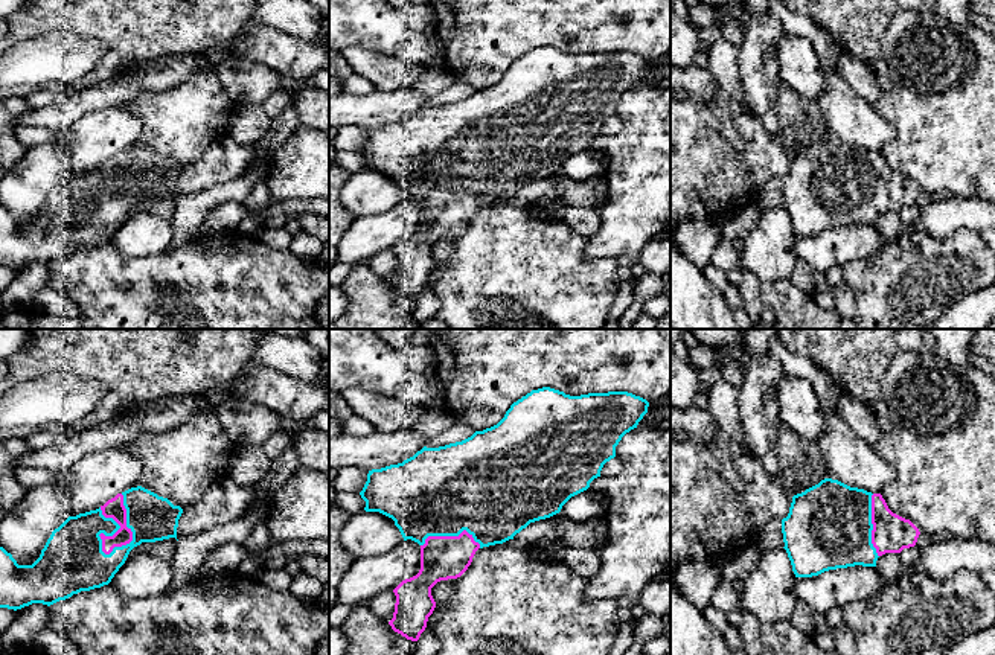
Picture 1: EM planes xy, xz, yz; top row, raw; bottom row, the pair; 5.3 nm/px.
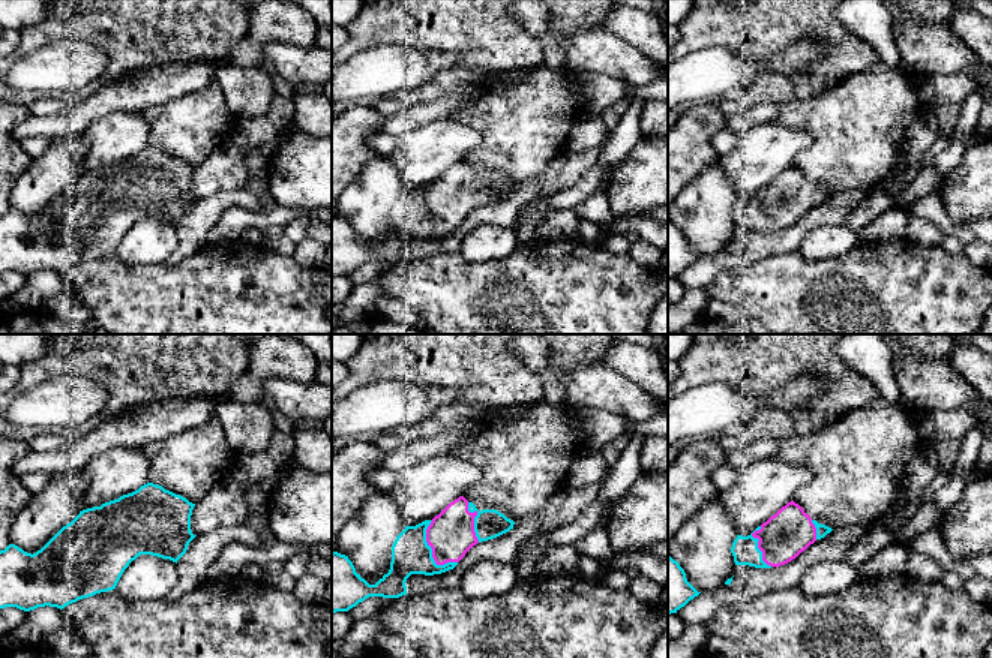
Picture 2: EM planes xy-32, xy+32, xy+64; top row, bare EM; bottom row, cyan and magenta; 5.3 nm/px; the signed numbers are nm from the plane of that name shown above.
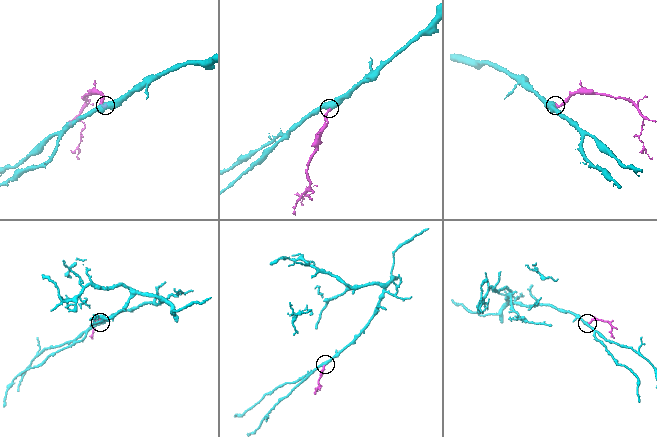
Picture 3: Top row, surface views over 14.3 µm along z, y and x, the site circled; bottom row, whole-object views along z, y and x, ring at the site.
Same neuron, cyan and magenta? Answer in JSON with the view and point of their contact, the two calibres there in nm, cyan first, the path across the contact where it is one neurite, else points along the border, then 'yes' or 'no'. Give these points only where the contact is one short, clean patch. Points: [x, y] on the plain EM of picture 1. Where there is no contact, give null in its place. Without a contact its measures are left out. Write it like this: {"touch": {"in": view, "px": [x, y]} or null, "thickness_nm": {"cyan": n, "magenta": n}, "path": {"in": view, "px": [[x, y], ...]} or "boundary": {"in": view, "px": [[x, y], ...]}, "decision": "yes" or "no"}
{"touch": {"in": "xy", "px": [131, 189]}, "thickness_nm": {"cyan": 240, "magenta": 100}, "decision": "yes"}

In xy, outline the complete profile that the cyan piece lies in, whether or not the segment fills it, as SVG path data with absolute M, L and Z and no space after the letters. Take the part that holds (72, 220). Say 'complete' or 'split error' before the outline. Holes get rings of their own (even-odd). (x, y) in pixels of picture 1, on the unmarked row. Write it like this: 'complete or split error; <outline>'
split error; M137 145L96 169L69 175L32 224L18 224L0 206L0 267L50 265L108 244L134 206L177 198L181 172L168 157Z

